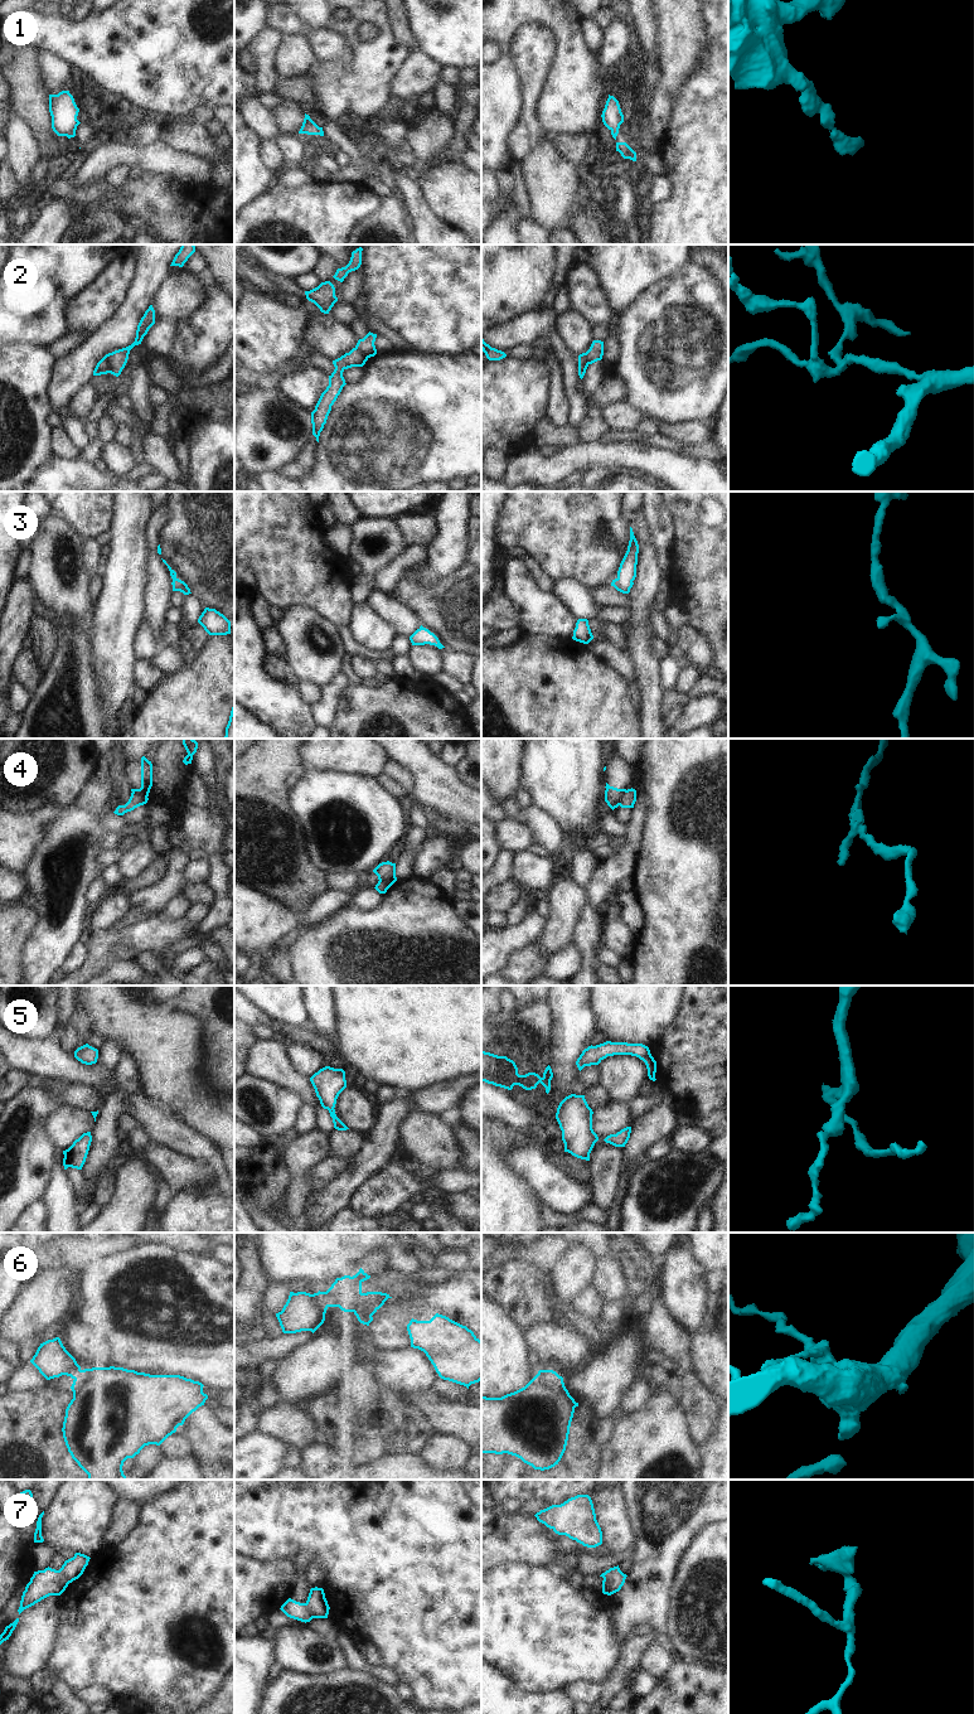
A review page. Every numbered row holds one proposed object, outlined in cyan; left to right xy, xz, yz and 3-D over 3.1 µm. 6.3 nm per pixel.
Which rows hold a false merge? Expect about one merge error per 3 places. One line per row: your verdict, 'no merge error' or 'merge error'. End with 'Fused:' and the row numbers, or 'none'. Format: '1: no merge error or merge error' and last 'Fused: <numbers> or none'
1: no merge error
2: merge error
3: no merge error
4: merge error
5: no merge error
6: merge error
7: merge error
Fused: 2, 4, 6, 7

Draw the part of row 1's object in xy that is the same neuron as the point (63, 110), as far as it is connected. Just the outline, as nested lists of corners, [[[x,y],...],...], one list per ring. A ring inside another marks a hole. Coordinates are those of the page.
[[[62,91],[58,95],[49,95],[49,112],[52,116],[52,129],[58,136],[68,139],[76,136],[79,108],[69,91]]]

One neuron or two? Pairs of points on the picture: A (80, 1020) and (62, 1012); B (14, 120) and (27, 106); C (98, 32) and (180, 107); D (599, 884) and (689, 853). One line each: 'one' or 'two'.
A: two
B: two
C: one
D: two

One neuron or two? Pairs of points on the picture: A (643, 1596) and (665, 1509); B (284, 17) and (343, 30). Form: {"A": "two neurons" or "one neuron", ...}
{"A": "one neuron", "B": "two neurons"}

